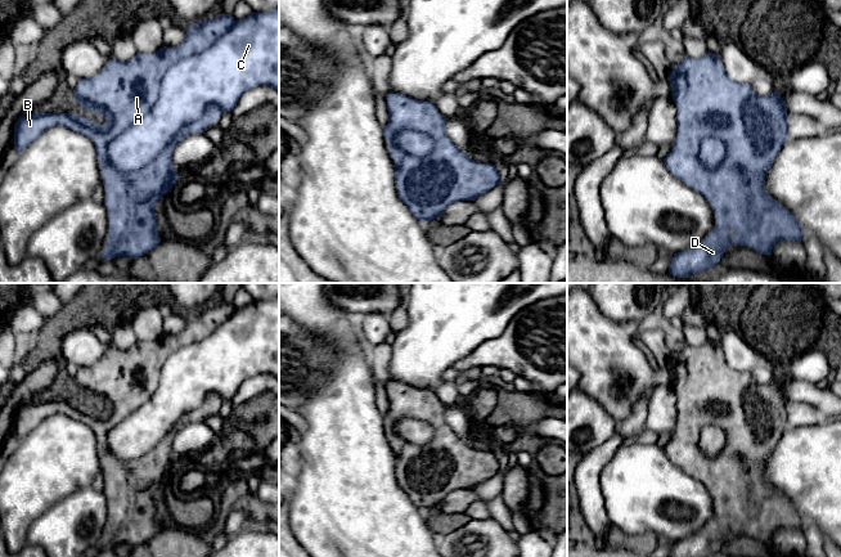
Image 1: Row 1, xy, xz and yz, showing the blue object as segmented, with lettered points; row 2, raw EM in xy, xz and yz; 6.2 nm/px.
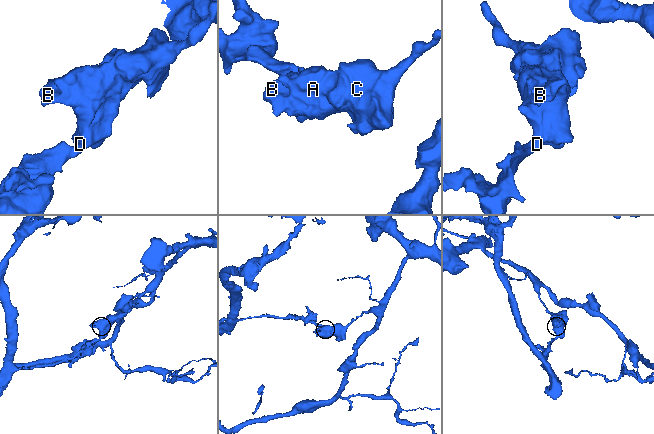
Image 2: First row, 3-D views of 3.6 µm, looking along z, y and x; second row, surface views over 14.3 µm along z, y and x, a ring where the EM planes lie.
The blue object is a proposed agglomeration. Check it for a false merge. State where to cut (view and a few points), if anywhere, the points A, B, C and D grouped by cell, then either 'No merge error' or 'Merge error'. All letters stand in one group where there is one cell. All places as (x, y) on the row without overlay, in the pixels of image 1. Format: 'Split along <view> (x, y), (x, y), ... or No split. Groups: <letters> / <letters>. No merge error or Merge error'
Split along xy (235, 309), (167, 358), (156, 391), (109, 431), (111, 456). Groups: A B D / C. Merge error

